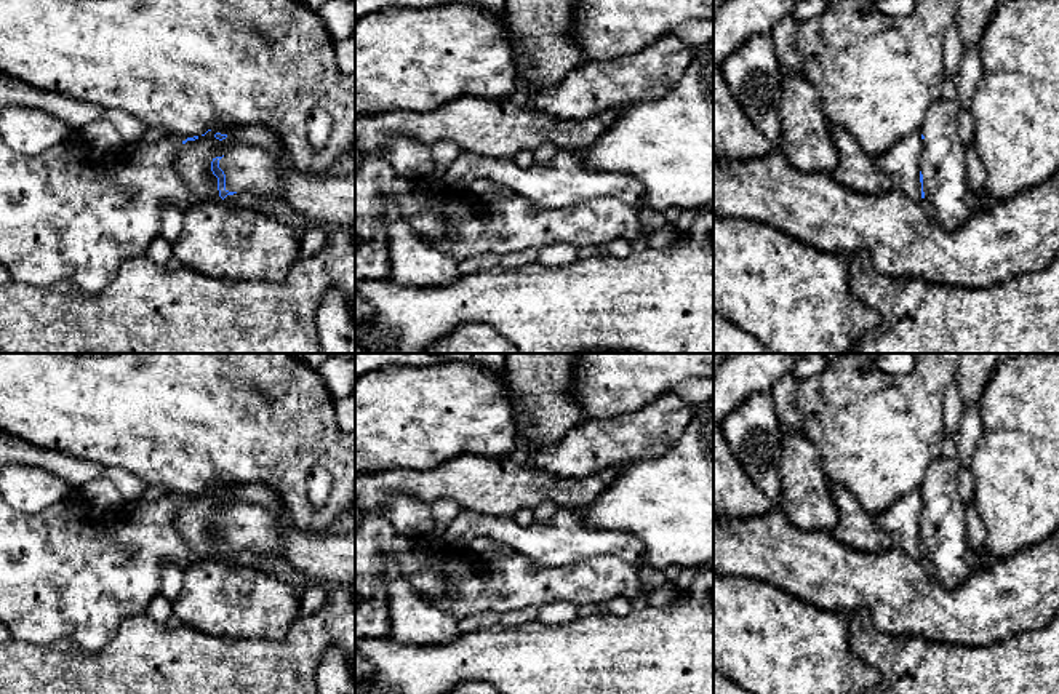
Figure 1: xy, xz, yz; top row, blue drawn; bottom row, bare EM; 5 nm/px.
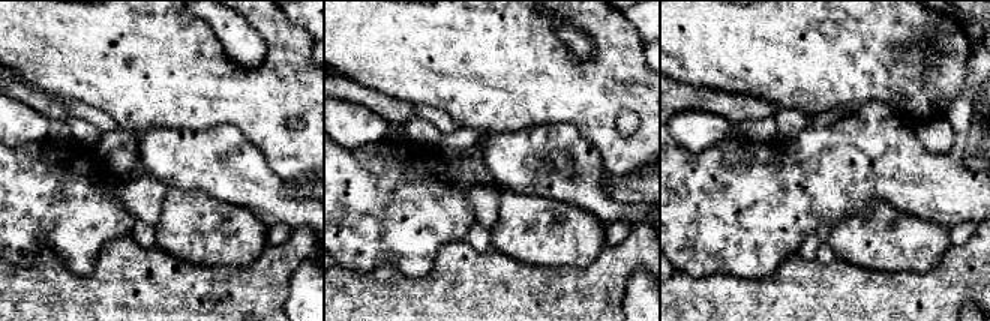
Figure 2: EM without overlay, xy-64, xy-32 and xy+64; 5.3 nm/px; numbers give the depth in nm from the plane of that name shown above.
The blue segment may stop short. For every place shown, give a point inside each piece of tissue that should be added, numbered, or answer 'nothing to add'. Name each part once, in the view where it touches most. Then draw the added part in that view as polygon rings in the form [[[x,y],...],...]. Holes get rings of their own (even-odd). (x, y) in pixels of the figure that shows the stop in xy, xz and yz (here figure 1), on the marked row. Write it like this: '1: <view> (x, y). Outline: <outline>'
1: xy (327, 200). Outline: [[[229,146],[219,160],[226,190],[282,197],[314,227],[355,230],[355,176],[310,176],[290,160],[280,165],[262,147]]]

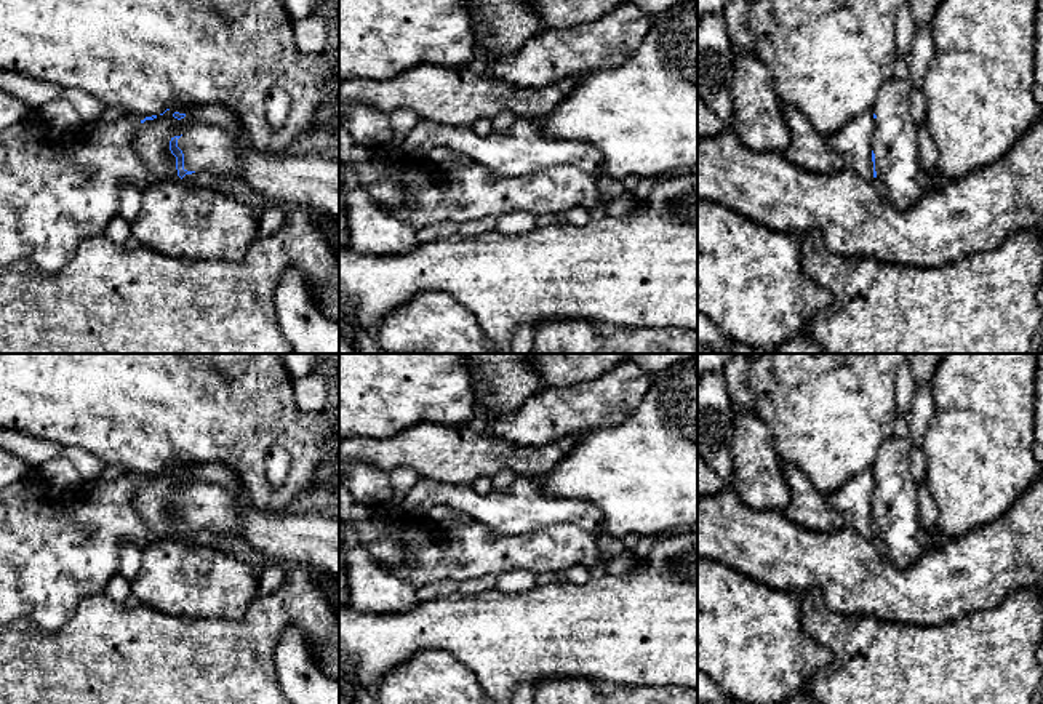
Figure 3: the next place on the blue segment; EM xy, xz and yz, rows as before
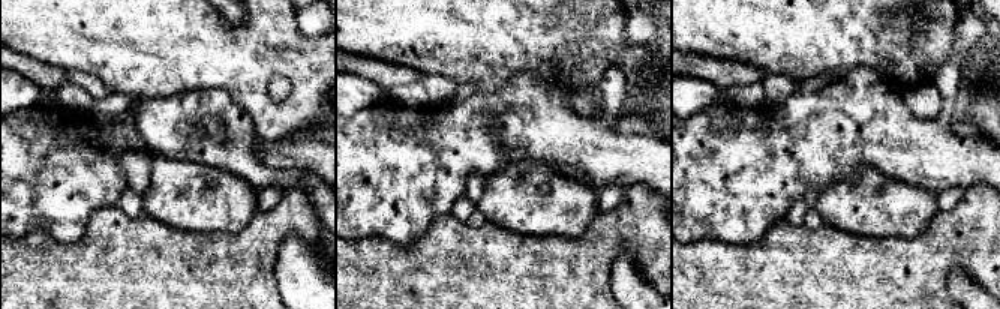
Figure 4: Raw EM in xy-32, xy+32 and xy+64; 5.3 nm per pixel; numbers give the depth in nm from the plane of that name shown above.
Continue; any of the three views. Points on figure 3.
1: xy (288, 181). Outline: [[[187,125],[178,139],[184,170],[240,176],[272,206],[322,210],[339,224],[339,162],[323,155],[269,155],[248,139],[238,144],[221,126]]]

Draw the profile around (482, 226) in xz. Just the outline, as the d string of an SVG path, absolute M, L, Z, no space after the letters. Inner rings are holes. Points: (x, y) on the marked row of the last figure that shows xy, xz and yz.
M483 218L480 221L470 221L459 226L458 234L464 238L478 237L488 230L496 229L496 218Z

